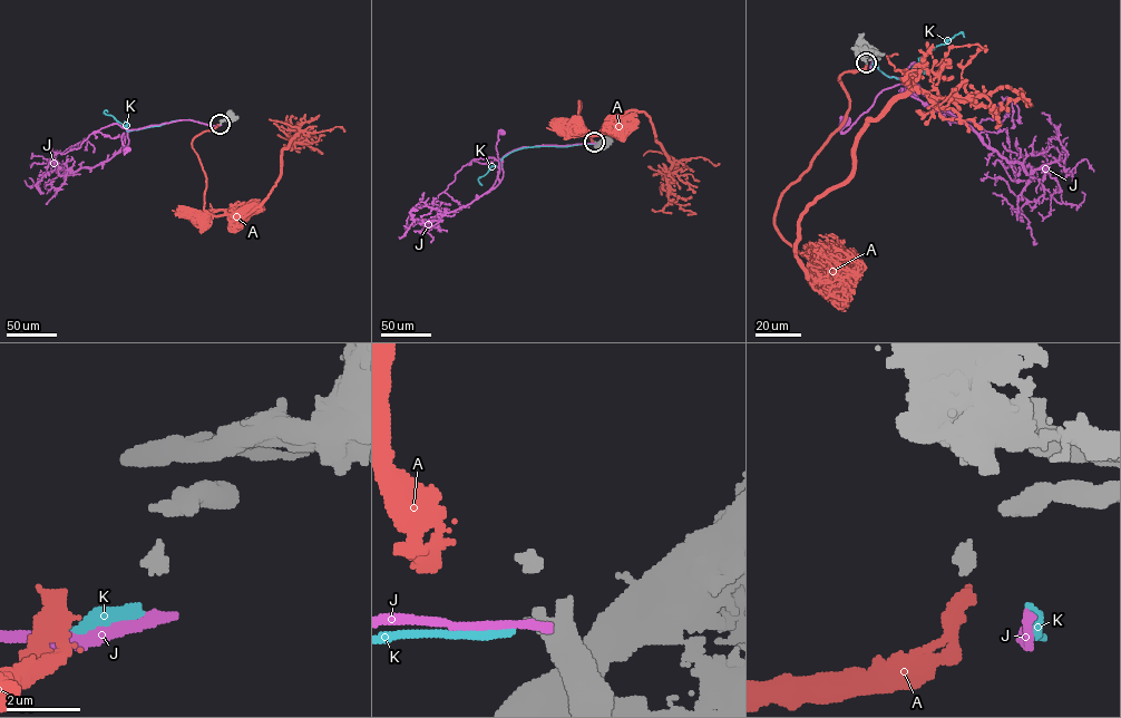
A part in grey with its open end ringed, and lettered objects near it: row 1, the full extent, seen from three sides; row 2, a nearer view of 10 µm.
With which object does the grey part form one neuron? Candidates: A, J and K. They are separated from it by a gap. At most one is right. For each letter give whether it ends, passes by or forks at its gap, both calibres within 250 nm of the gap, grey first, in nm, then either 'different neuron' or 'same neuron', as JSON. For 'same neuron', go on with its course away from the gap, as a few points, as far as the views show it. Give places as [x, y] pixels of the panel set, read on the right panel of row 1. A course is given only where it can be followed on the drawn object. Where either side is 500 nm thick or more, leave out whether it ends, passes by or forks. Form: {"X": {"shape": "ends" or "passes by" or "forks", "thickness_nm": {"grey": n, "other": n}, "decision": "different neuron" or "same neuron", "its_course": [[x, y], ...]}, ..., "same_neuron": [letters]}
{"A": {"shape": "ends", "thickness_nm": {"grey": 400, "other": 420}, "decision": "same neuron", "its_course": [[866, 65], [777, 210], [845, 272], [806, 277], [799, 221], [897, 99], [1007, 86], [1031, 106]]}, "J": {"shape": "ends", "thickness_nm": {"grey": 400, "other": 320}, "decision": "different neuron"}, "K": {"shape": "ends", "thickness_nm": {"grey": 400, "other": 360}, "decision": "different neuron"}, "same_neuron": ["A"]}

